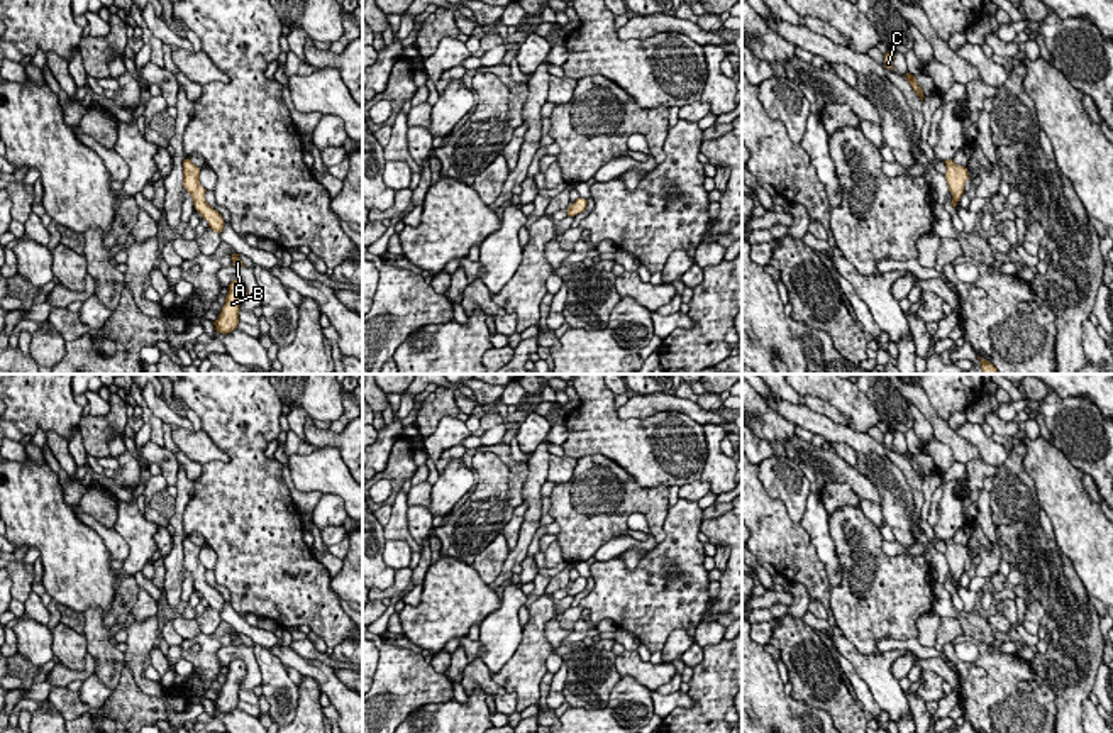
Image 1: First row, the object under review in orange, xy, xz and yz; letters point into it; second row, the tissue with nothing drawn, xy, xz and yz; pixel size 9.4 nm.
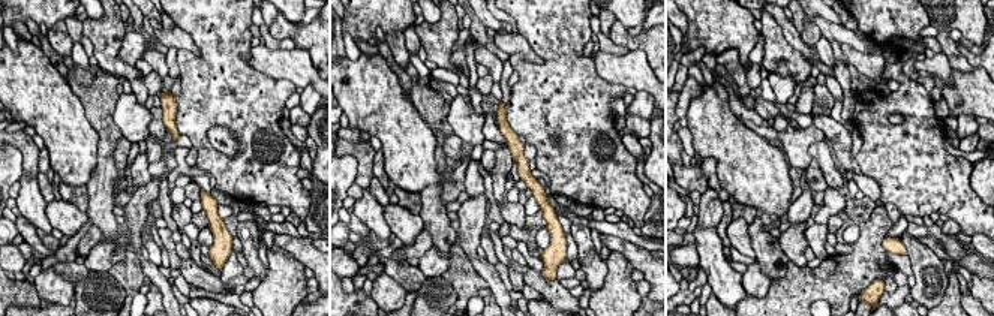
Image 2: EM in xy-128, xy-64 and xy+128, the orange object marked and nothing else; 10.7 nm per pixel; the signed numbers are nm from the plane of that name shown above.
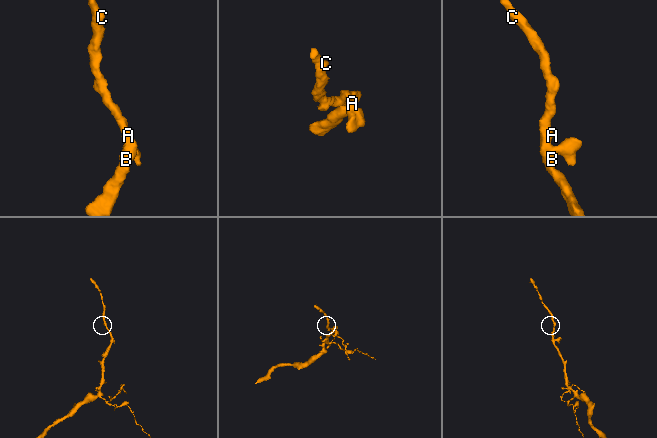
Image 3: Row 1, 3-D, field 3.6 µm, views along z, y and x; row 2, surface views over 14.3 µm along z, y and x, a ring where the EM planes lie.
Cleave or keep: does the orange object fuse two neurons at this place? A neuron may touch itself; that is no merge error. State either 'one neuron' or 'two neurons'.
one neuron

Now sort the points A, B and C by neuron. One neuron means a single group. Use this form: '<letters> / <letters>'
A B C

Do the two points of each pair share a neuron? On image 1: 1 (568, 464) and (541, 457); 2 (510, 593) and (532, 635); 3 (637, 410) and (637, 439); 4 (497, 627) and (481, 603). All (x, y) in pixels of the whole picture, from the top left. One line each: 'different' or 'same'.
1: different
2: different
3: different
4: different

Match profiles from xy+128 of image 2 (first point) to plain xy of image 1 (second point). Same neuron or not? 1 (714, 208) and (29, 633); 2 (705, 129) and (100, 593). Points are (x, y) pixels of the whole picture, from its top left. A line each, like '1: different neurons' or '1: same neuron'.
1: different neurons
2: same neuron

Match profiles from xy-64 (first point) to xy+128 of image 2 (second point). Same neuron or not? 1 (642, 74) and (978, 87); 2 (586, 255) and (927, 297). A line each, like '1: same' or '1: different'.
1: same
2: same

